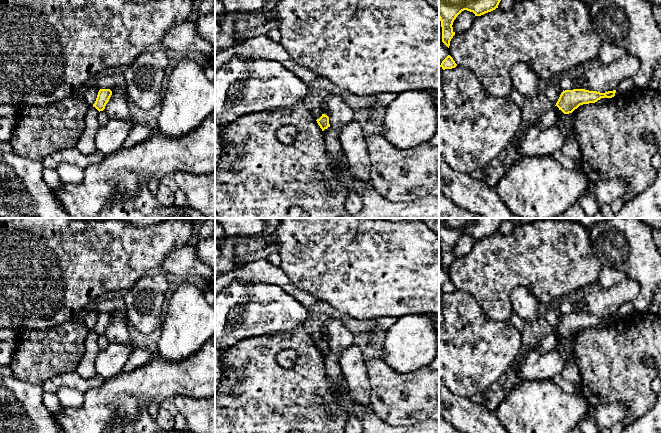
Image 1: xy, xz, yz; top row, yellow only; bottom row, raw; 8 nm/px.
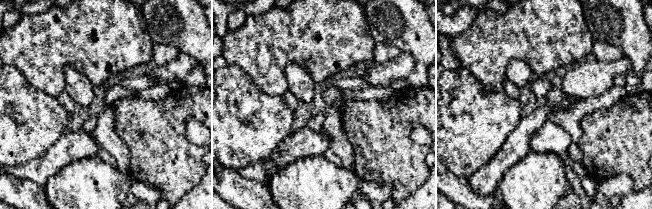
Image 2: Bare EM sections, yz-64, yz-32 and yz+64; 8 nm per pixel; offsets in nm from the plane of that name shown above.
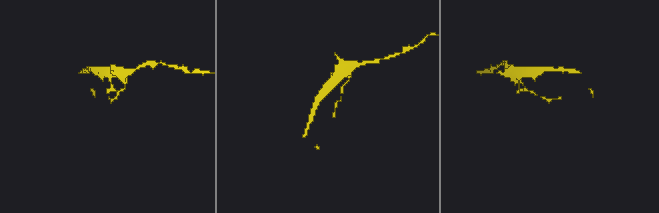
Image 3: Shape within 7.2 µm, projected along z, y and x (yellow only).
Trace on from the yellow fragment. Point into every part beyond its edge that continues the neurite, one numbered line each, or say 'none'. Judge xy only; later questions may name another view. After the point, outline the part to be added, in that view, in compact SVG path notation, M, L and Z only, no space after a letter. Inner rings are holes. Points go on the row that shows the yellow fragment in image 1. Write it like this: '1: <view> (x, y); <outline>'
none

